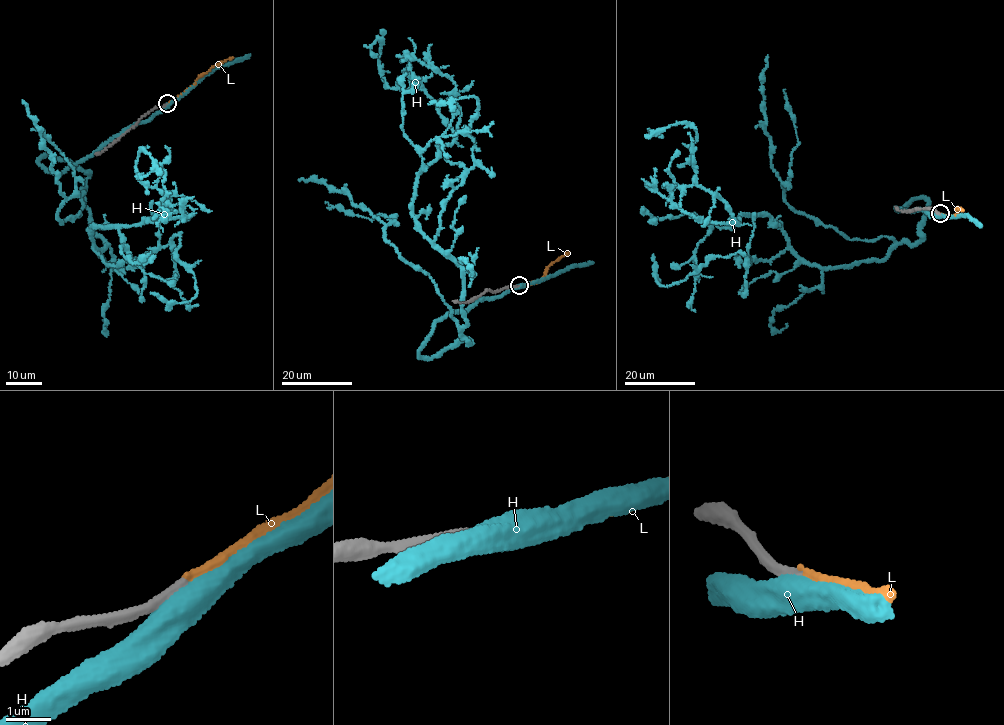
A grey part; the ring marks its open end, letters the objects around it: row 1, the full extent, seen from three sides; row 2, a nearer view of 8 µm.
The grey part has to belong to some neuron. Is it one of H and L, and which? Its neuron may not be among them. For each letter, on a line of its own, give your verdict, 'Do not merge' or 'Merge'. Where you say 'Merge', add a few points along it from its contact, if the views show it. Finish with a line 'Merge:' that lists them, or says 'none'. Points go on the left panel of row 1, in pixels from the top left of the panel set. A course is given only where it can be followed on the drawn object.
H: Do not merge
L: Merge. Its course: (167, 104), (212, 67), (232, 58)
Merge: L

